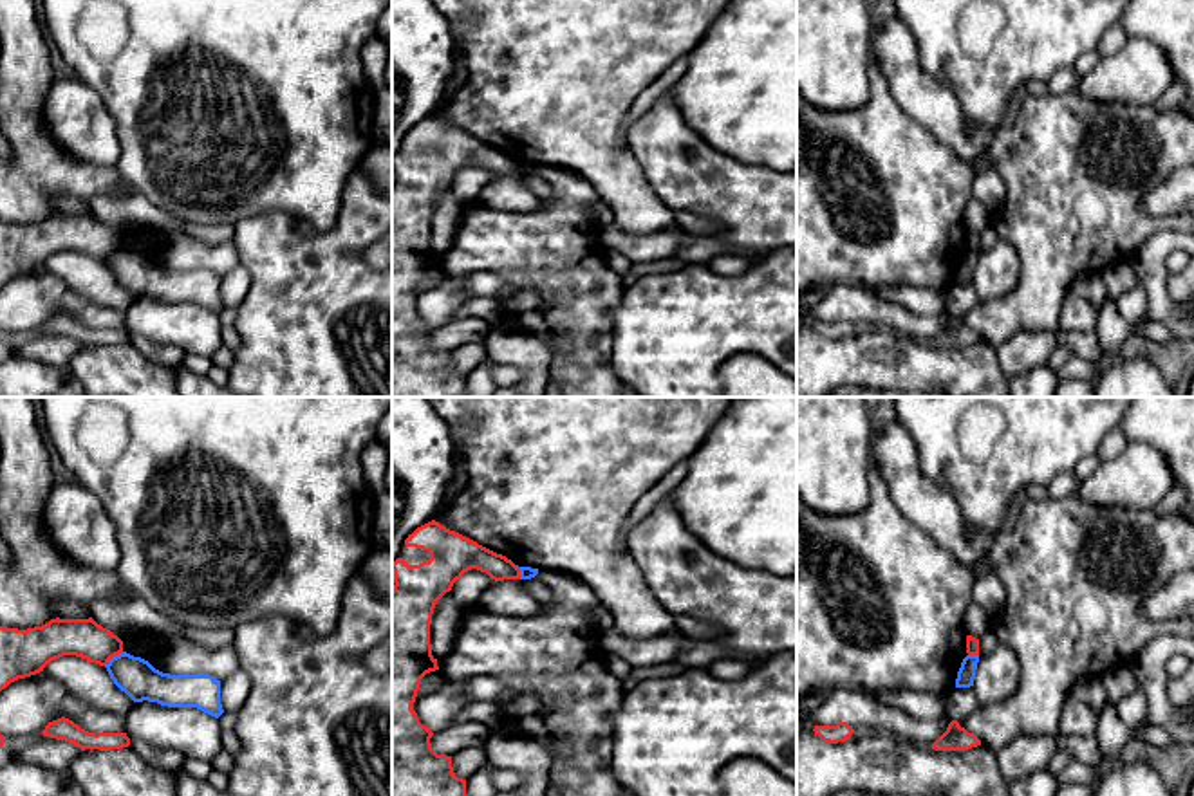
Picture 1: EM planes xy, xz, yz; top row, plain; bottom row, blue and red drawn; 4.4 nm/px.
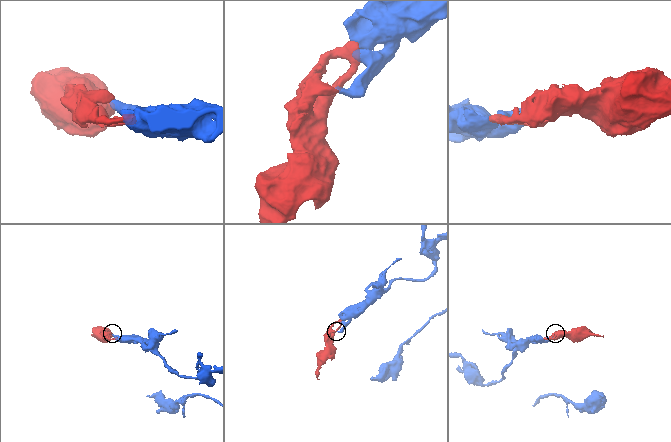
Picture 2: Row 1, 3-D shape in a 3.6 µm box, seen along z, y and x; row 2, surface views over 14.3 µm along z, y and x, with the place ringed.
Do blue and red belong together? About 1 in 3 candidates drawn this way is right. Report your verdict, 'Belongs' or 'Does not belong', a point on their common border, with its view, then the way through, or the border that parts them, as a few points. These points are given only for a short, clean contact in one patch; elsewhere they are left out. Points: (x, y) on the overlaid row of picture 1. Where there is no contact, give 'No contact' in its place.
Does not belong. Touches blue at xy (112, 657)

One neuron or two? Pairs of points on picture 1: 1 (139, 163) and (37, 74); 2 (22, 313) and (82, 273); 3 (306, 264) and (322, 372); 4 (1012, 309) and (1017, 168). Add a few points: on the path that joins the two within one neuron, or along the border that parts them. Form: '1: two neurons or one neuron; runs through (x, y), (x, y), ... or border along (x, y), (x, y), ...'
1: two neurons; border along (114, 166), (125, 183)
2: two neurons; border along (44, 268), (80, 295), (102, 305)
3: one neuron; runs through (309, 291), (322, 331), (322, 345)
4: one neuron; runs through (1034, 275), (1034, 203)

